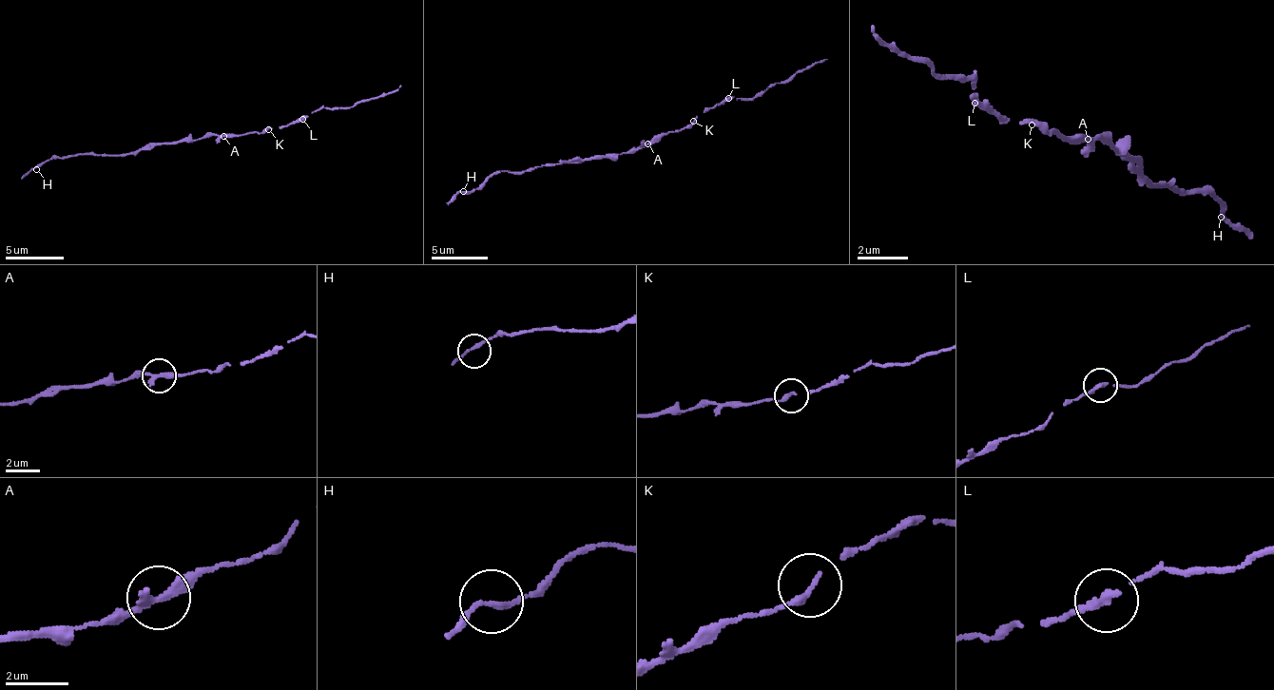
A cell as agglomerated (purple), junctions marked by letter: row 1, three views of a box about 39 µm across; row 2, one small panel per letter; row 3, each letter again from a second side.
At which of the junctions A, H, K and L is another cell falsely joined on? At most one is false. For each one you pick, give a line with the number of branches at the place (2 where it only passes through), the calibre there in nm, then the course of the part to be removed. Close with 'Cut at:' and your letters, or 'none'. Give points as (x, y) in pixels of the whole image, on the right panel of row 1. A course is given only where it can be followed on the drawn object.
Cut at: none

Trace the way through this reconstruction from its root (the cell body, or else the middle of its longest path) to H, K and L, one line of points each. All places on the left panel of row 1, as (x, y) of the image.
H: (221, 136), (206, 136), (195, 142), (145, 144), (128, 154), (70, 154), (45, 160), (36, 169)
K: (221, 136), (243, 135), (268, 129)
L: (221, 136), (265, 132), (302, 120)

